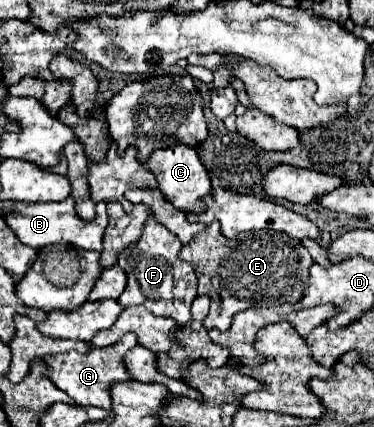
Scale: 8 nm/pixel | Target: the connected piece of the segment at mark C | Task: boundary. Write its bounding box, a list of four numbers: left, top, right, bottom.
[144,145,212,215]

